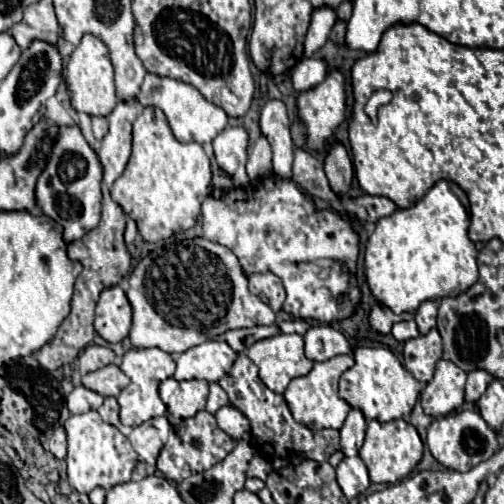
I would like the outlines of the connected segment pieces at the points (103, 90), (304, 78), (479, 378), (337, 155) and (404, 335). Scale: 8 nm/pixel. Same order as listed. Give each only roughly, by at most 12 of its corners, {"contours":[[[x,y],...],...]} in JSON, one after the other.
{"contours":[[[82,36],[66,64],[72,106],[108,116],[118,102],[108,48]],[[306,58],[292,70],[296,92],[318,86],[328,73],[321,58]],[[490,372],[468,374],[466,400],[476,402],[494,380]],[[342,144],[330,146],[324,170],[336,194],[352,188],[354,168]],[[414,320],[394,324],[392,336],[400,342],[420,336]]]}

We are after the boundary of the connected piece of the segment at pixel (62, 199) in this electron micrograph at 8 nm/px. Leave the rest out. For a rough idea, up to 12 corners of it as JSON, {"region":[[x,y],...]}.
{"region":[[62,126],[36,182],[66,244],[98,226],[102,164]]}

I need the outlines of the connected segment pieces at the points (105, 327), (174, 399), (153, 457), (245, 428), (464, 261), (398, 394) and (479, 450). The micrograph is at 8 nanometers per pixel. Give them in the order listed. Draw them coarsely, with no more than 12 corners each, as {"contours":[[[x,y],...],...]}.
{"contours":[[[120,286],[100,294],[94,328],[110,344],[130,332],[130,302]],[[206,380],[160,384],[172,418],[192,418],[206,406]],[[168,418],[136,426],[128,436],[148,466],[156,466],[158,452],[170,434]],[[227,405],[216,414],[218,426],[235,440],[251,441],[248,419]],[[448,180],[376,222],[366,280],[394,314],[478,280]],[[356,348],[340,398],[408,420],[422,384],[388,348]],[[474,410],[436,418],[428,448],[446,468],[468,472],[498,450]]]}

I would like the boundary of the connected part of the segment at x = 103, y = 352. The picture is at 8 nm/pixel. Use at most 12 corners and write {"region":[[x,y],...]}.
{"region":[[90,344],[78,356],[82,374],[114,364],[110,348]]}

